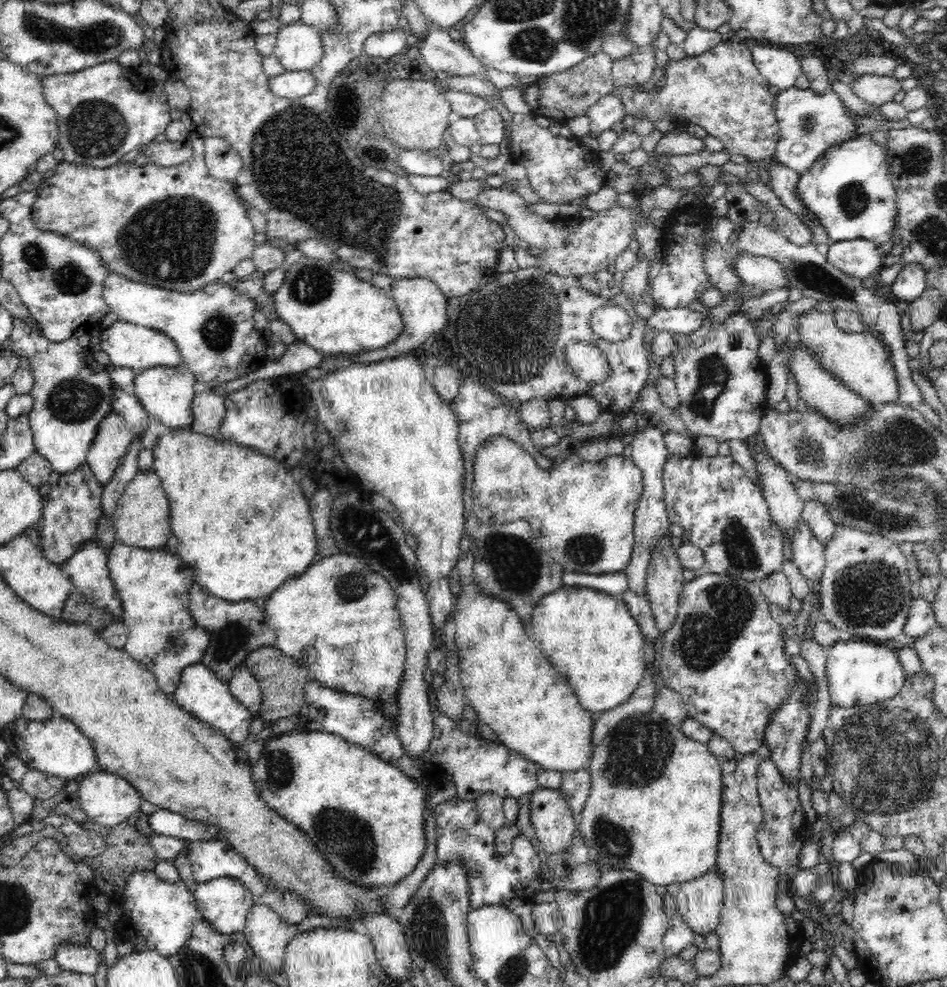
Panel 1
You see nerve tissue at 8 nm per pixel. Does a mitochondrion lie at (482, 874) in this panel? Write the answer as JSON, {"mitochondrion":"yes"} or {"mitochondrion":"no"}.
{"mitochondrion":"yes"}

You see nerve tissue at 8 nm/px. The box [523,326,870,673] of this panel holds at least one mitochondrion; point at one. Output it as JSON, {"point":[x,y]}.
{"point":[713,375]}

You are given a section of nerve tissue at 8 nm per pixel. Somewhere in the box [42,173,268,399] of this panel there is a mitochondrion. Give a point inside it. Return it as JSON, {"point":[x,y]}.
{"point":[173,240]}

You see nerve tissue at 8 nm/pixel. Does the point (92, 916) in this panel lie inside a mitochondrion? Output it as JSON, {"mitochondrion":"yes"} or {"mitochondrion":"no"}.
{"mitochondrion":"no"}

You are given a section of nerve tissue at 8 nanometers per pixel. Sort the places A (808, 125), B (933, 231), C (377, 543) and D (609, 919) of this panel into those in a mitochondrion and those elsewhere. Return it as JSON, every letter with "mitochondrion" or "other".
{"A":"mitochondrion","B":"mitochondrion","C":"mitochondrion","D":"mitochondrion"}

